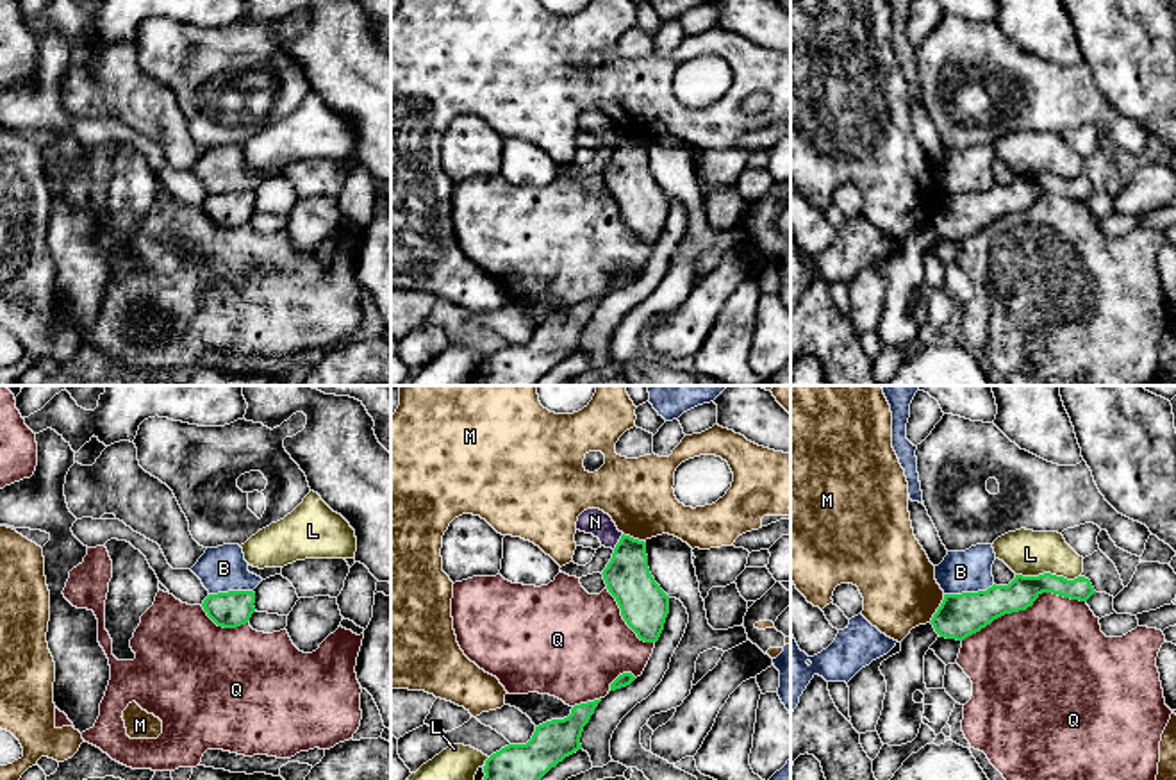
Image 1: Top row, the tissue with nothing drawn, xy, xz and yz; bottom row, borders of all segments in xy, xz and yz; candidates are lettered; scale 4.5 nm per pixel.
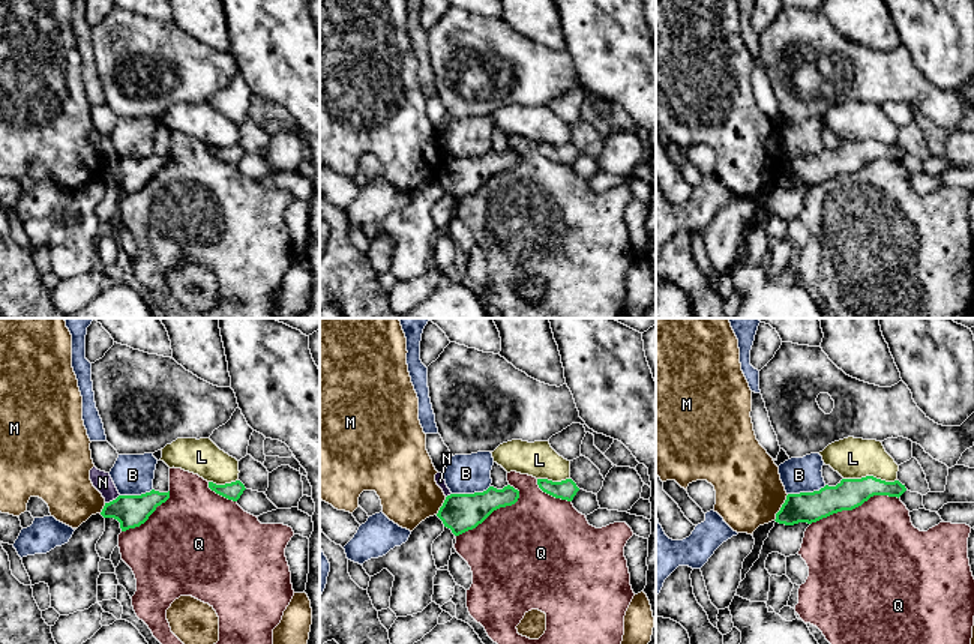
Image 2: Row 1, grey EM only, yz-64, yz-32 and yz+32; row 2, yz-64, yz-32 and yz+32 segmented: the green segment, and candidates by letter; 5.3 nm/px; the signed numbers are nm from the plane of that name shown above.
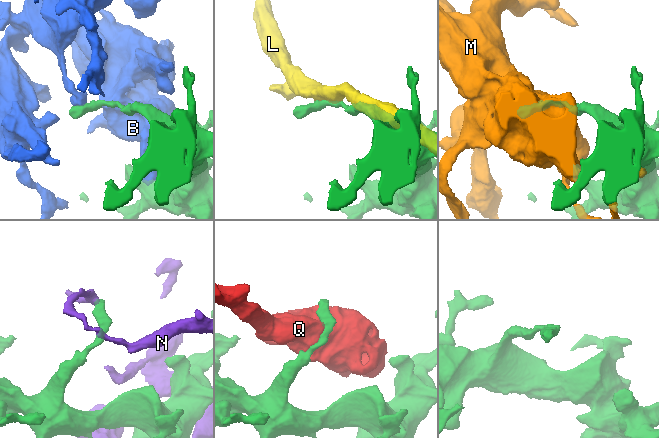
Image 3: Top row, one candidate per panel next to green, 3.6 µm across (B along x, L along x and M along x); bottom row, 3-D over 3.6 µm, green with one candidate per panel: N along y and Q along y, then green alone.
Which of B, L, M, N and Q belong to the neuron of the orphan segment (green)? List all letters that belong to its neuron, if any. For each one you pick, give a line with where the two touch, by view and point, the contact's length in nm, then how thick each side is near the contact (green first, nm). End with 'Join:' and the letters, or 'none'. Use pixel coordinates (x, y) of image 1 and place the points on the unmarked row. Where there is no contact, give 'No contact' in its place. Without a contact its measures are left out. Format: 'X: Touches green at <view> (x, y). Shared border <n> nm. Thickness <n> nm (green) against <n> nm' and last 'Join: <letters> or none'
B: Touches green at yz (969, 193). Shared border 240 nm. Thickness 200 nm (green) against 190 nm
Join: B

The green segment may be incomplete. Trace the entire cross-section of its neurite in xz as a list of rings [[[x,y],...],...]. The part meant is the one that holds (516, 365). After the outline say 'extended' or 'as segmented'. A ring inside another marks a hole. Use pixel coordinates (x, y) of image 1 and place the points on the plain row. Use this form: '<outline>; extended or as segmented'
[[[600,300],[575,305],[564,319],[539,327],[526,344],[509,344],[484,366],[482,386],[535,386],[551,368],[582,350],[580,337]]]; as segmented

